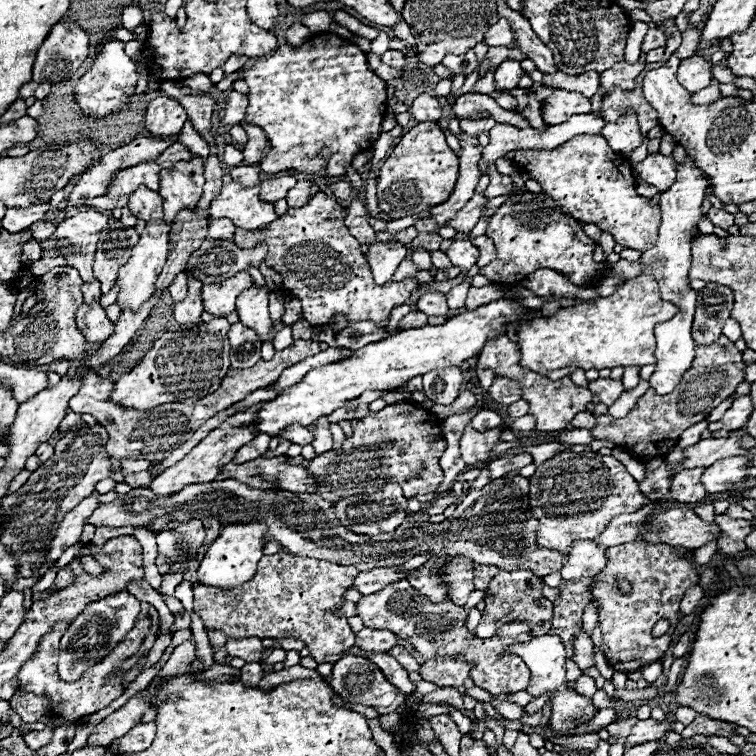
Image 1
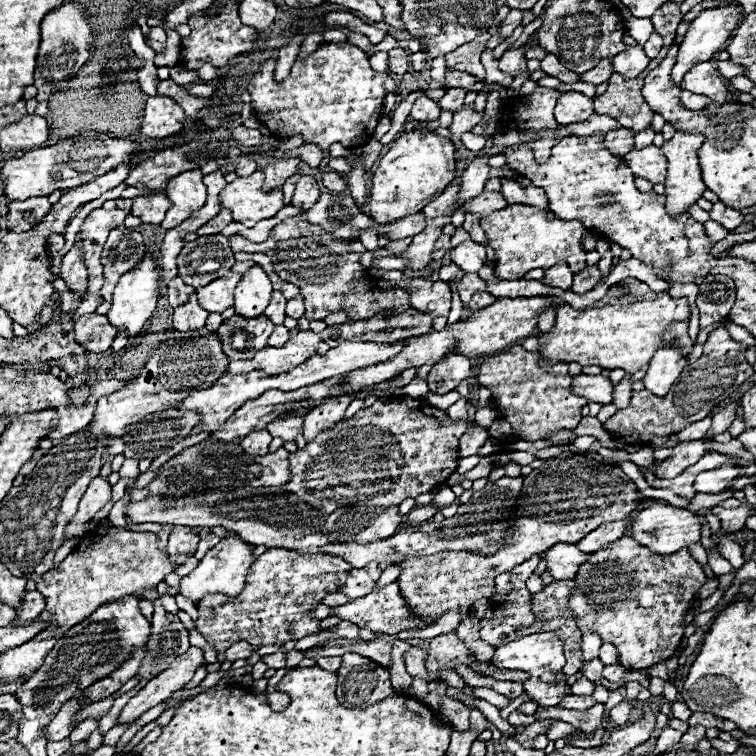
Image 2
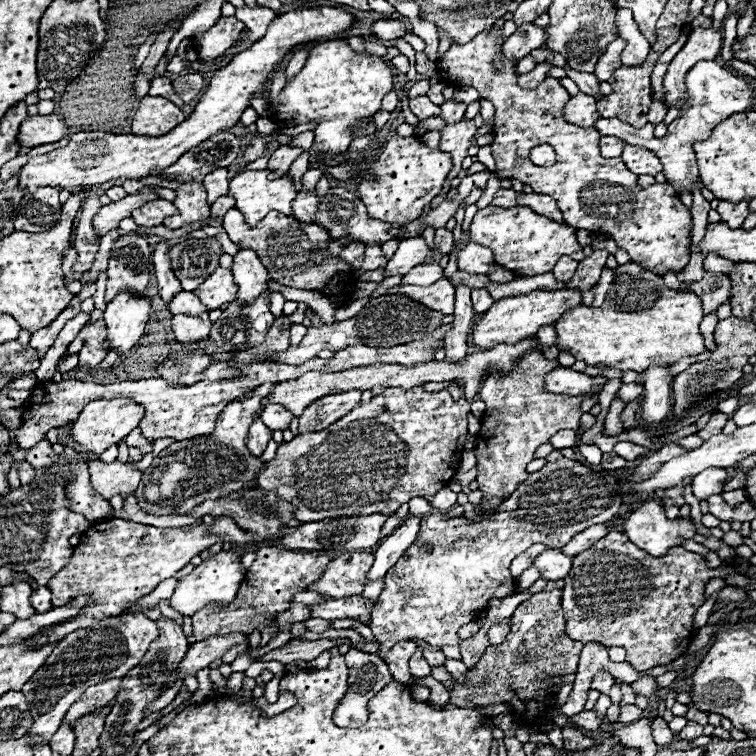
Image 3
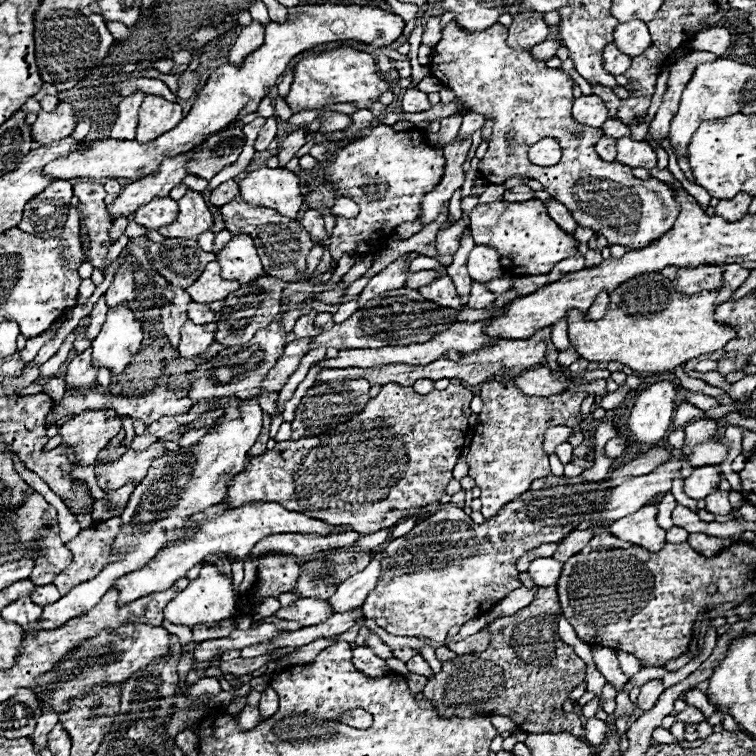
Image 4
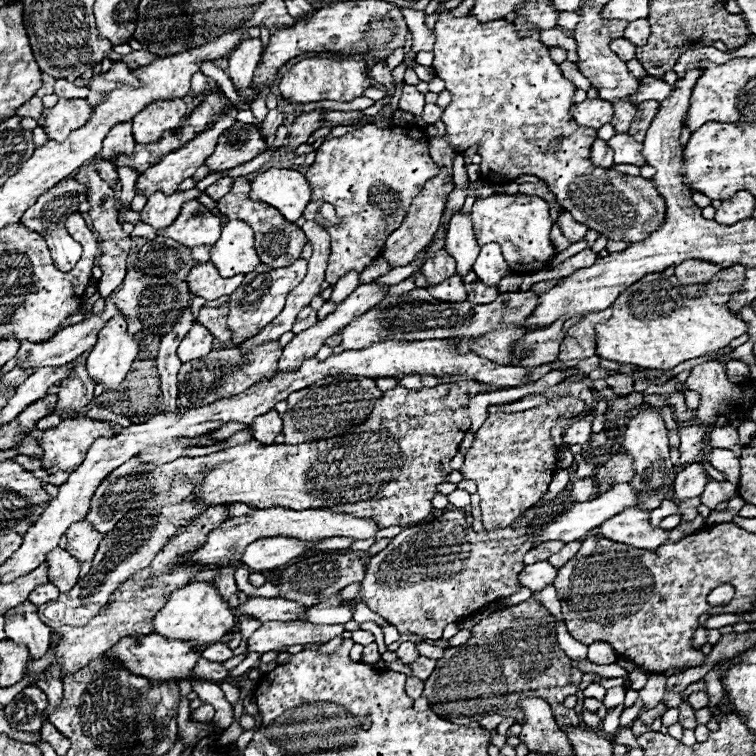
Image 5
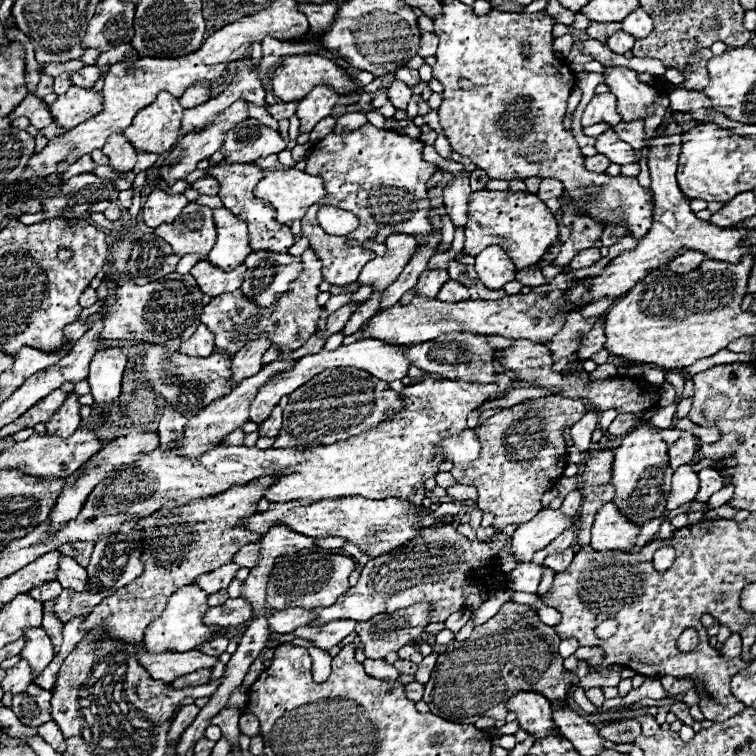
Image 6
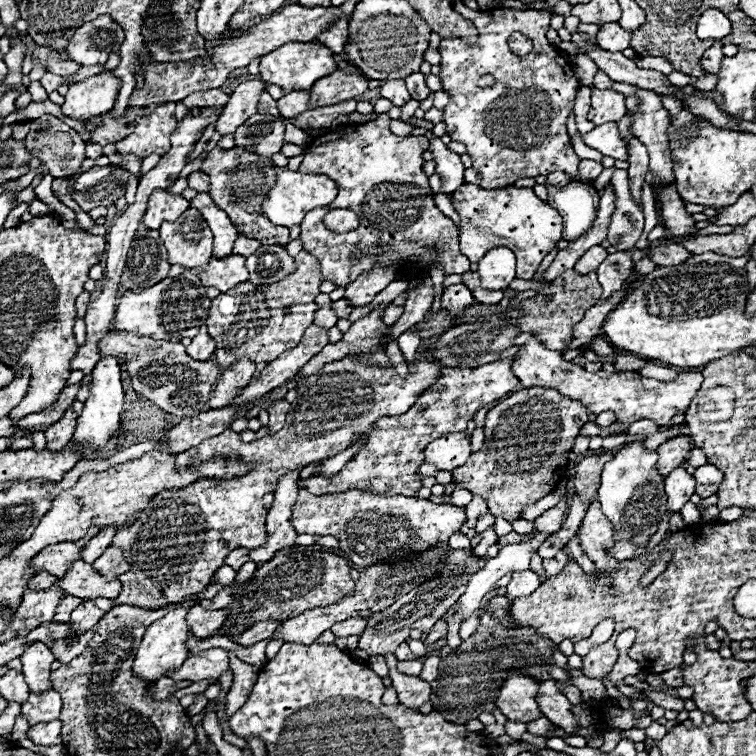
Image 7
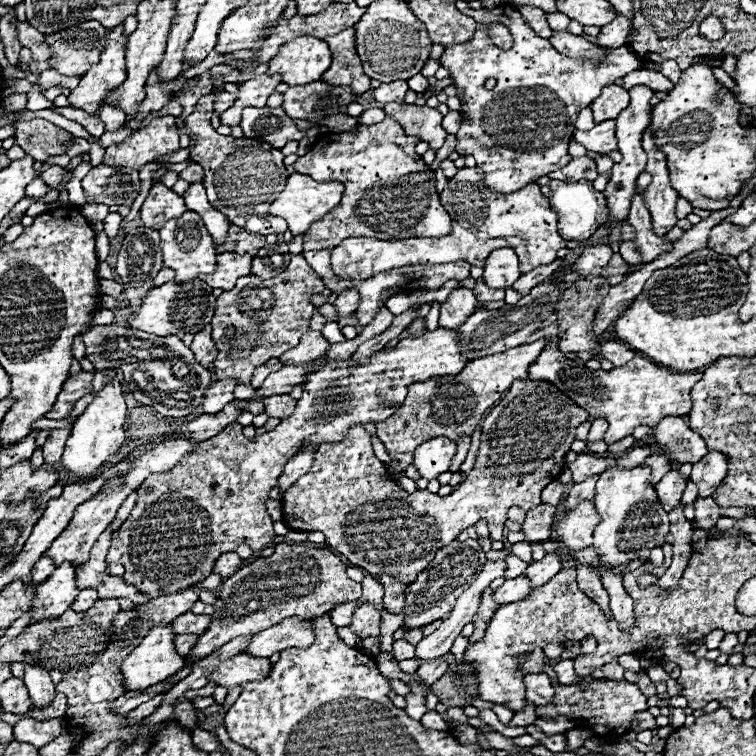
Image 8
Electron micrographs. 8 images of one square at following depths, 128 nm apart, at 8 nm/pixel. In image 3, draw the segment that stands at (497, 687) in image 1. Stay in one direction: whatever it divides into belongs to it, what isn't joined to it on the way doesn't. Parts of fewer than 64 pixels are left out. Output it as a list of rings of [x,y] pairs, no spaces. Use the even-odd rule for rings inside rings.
[[[350,596],[350,598],[336,598],[322,604],[312,604],[312,618],[324,618],[324,620],[338,620],[338,618],[354,618],[364,624],[370,622],[374,604],[378,600],[366,600],[362,596]]]

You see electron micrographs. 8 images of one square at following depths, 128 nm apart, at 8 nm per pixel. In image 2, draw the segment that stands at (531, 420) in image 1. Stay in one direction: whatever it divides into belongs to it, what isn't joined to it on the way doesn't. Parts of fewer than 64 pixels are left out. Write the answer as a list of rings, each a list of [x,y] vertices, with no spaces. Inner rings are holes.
[[[465,397],[460,398],[456,403],[447,409],[448,415],[454,420],[468,420],[467,405],[468,401]]]

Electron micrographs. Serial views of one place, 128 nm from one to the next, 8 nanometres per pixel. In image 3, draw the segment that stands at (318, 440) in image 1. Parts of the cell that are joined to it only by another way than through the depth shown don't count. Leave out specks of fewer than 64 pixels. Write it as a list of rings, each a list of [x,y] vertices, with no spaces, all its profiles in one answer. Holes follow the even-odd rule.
[[[350,390],[350,392],[342,392],[342,394],[330,394],[330,396],[324,396],[324,398],[312,402],[304,410],[304,414],[298,418],[300,434],[302,432],[320,432],[322,428],[328,428],[330,424],[334,424],[334,420],[340,420],[342,416],[346,416],[346,412],[356,408],[360,402],[360,396],[362,396],[362,392]]]

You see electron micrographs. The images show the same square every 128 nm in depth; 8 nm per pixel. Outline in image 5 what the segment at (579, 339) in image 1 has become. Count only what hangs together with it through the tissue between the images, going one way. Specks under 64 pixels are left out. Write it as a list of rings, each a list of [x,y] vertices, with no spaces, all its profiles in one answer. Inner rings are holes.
[[[744,266],[722,268],[704,286],[682,286],[676,276],[666,276],[664,272],[644,276],[618,296],[612,306],[612,318],[596,326],[596,356],[638,368],[672,370],[680,362],[728,346],[748,330],[744,320],[722,306],[742,286],[744,272]]]

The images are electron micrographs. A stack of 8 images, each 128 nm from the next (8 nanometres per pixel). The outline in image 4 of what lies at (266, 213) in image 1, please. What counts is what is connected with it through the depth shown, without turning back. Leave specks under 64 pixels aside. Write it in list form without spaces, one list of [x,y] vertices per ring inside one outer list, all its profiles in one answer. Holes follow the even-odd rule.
[[[260,168],[238,182],[246,204],[264,206],[286,218],[296,218],[302,208],[298,176],[286,168]]]

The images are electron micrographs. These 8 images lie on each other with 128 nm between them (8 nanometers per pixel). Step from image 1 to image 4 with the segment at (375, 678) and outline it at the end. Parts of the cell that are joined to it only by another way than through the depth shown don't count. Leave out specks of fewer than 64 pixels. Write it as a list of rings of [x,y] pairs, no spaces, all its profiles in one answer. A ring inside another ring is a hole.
[[[358,646],[352,650],[352,662],[358,670],[362,670],[362,674],[366,676],[388,676],[390,668],[386,666],[386,661],[379,658],[370,648]],[[352,710],[352,712],[346,712],[340,716],[340,722],[342,724],[348,724],[348,726],[354,726],[354,728],[370,728],[368,722],[372,722],[372,716],[366,712],[366,710]]]

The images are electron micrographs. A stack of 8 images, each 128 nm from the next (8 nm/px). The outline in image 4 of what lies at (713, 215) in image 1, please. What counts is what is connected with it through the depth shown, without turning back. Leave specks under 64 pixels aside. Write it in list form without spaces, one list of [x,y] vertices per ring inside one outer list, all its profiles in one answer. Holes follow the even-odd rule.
[[[738,194],[734,200],[720,200],[720,204],[716,206],[716,214],[726,218],[728,222],[738,222],[742,220],[742,216],[748,214],[750,202],[752,202],[752,196],[748,194]]]

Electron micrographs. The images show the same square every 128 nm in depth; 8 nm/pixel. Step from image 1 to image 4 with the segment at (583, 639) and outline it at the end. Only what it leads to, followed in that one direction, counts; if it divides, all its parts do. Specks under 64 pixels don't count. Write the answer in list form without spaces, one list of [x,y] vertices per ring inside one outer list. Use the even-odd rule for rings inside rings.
[[[606,684],[602,688],[600,704],[602,704],[602,708],[604,708],[606,714],[614,714],[614,708],[616,708],[616,688],[612,684]]]

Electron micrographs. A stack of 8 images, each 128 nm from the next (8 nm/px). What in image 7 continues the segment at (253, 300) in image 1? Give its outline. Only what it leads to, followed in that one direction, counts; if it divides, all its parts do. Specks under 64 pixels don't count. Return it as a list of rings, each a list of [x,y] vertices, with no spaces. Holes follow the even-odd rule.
[[[198,192],[198,196],[190,200],[190,204],[192,208],[198,208],[202,212],[214,234],[214,256],[230,256],[234,248],[234,240],[240,236],[240,232],[230,222],[228,214],[220,210],[206,192]]]

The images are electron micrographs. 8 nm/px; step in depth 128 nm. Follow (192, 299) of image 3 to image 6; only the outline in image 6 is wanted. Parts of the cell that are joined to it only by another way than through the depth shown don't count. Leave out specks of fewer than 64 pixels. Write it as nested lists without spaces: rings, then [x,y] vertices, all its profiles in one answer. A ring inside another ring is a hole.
[[[308,248],[302,254],[302,264],[304,264],[302,274],[298,276],[298,280],[290,284],[292,288],[278,298],[278,308],[260,310],[246,296],[242,296],[240,290],[212,298],[212,302],[202,308],[200,322],[206,324],[216,334],[216,348],[226,354],[234,354],[244,344],[248,344],[248,340],[254,340],[260,334],[268,334],[272,344],[278,344],[284,354],[292,352],[294,348],[300,348],[308,340],[308,336],[314,334],[322,310],[322,306],[318,306],[316,302],[318,286],[322,282],[322,262],[316,258],[312,248]]]

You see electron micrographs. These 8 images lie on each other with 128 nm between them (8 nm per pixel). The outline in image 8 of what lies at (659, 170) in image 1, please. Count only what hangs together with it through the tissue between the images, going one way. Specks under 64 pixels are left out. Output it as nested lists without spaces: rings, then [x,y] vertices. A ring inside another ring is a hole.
[[[604,120],[602,124],[596,124],[592,130],[576,130],[574,140],[582,144],[586,150],[598,152],[598,154],[608,154],[618,150],[616,146],[616,122],[614,120]]]

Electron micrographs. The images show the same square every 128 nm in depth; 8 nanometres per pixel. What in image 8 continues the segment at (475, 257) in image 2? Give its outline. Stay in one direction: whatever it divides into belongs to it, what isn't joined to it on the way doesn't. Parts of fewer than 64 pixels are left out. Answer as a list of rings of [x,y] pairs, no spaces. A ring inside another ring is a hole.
[[[512,248],[494,250],[486,258],[482,280],[490,288],[510,288],[520,278],[518,270],[518,256]]]

